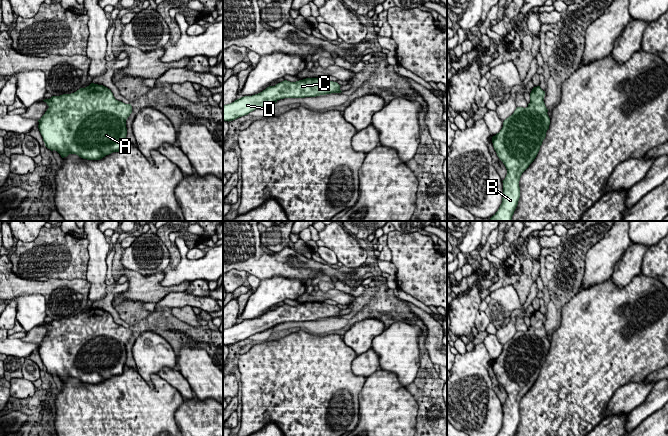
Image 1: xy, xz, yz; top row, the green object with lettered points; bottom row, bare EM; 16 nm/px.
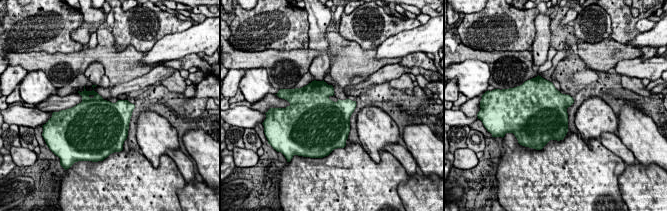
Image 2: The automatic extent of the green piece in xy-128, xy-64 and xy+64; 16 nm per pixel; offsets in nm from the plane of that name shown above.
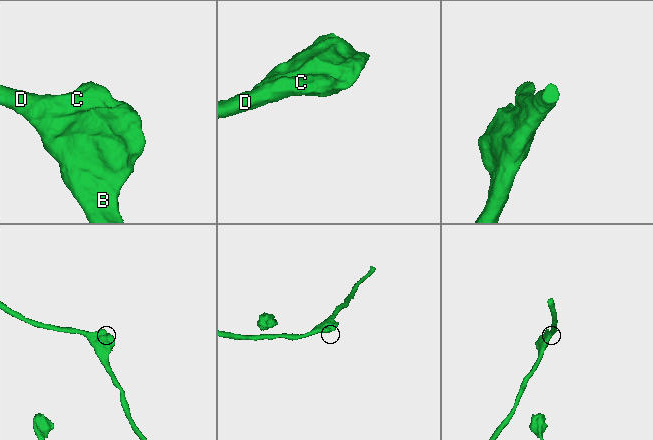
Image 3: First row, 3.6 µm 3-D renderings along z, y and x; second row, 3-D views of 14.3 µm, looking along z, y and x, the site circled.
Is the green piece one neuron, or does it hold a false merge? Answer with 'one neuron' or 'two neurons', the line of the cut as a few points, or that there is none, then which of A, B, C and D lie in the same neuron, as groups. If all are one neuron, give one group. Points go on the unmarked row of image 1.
one neuron; cut none; groups A B C D

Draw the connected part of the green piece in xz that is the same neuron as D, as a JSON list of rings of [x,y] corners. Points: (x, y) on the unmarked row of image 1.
[[[306,302],[296,306],[284,304],[275,310],[269,310],[262,316],[241,321],[234,326],[223,329],[223,345],[233,345],[250,336],[273,329],[284,322],[316,321],[331,317],[341,317],[337,306],[325,302]]]

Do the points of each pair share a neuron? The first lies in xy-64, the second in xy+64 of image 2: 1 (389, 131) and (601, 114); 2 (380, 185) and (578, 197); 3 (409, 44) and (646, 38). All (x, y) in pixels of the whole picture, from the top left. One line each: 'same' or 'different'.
1: same
2: same
3: same

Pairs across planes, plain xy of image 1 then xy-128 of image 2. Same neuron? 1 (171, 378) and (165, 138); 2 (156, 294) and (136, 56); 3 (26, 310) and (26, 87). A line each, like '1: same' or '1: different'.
1: different
2: same
3: same

